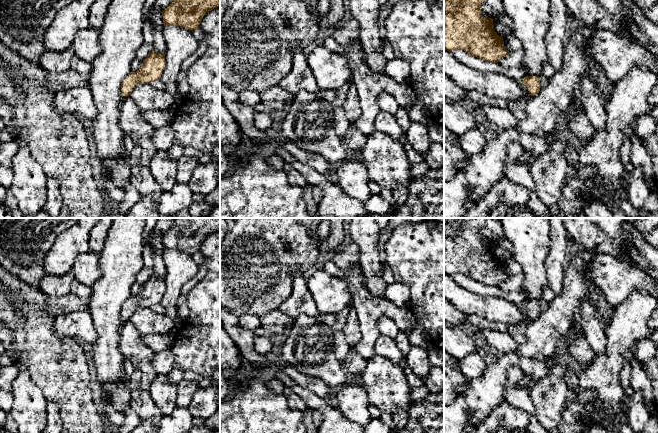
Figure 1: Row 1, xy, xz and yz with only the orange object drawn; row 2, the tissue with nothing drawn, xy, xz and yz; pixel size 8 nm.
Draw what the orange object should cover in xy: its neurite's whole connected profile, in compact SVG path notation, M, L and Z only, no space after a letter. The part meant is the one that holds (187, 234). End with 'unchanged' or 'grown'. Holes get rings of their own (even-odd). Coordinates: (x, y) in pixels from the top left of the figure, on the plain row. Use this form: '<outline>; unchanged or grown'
M174 218L173 226L162 235L164 250L199 252L204 239L220 230L220 218Z; unchanged

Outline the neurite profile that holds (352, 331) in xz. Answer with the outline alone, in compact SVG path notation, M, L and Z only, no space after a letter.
M353 305L349 306L349 315L345 327L342 329L347 343L353 349L362 338L359 321L357 319L356 309Z

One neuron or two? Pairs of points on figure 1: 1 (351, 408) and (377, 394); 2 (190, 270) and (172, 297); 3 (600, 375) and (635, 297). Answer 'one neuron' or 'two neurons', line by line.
1: two neurons
2: one neuron
3: one neuron

